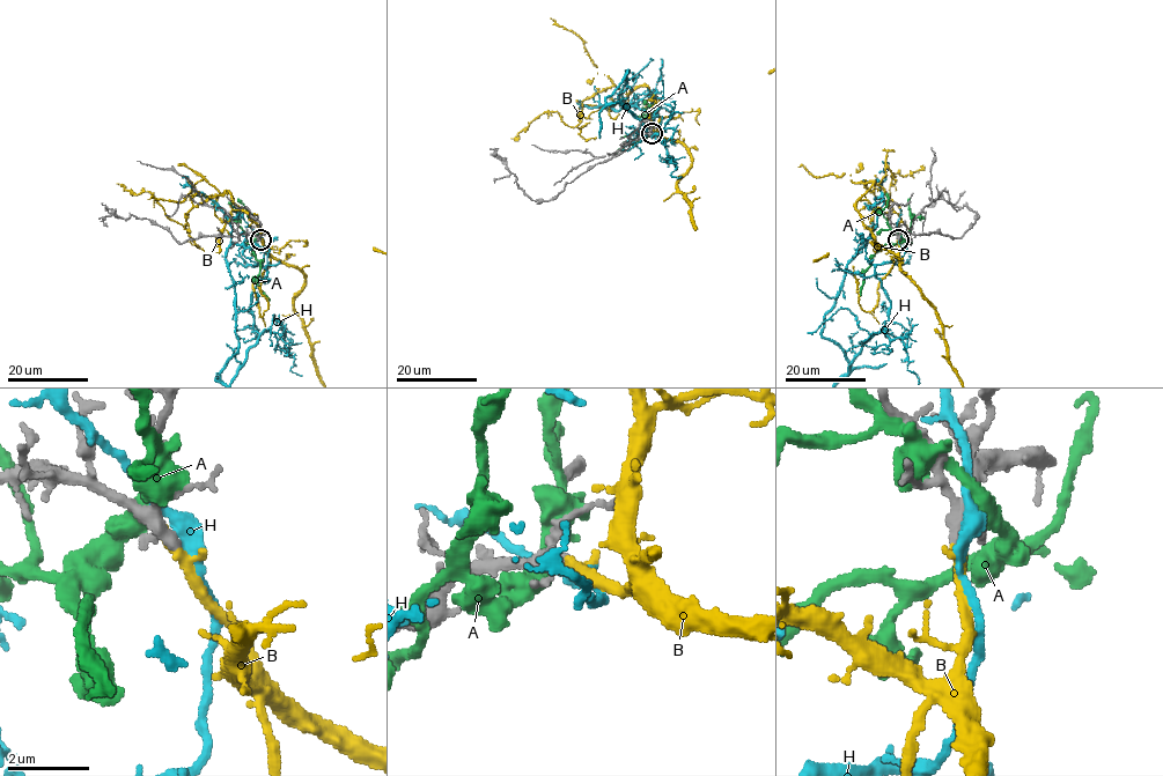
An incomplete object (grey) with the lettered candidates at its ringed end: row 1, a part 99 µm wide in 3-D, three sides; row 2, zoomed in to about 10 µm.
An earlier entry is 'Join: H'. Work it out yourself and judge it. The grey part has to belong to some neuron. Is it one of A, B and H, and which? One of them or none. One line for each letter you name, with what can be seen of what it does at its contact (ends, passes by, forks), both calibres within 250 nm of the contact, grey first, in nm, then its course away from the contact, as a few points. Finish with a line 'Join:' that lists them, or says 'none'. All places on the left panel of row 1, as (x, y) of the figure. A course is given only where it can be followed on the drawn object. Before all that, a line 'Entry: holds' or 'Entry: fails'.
Entry: fails
B: it passes by; calibres 360 and 200 nm
Join: B

